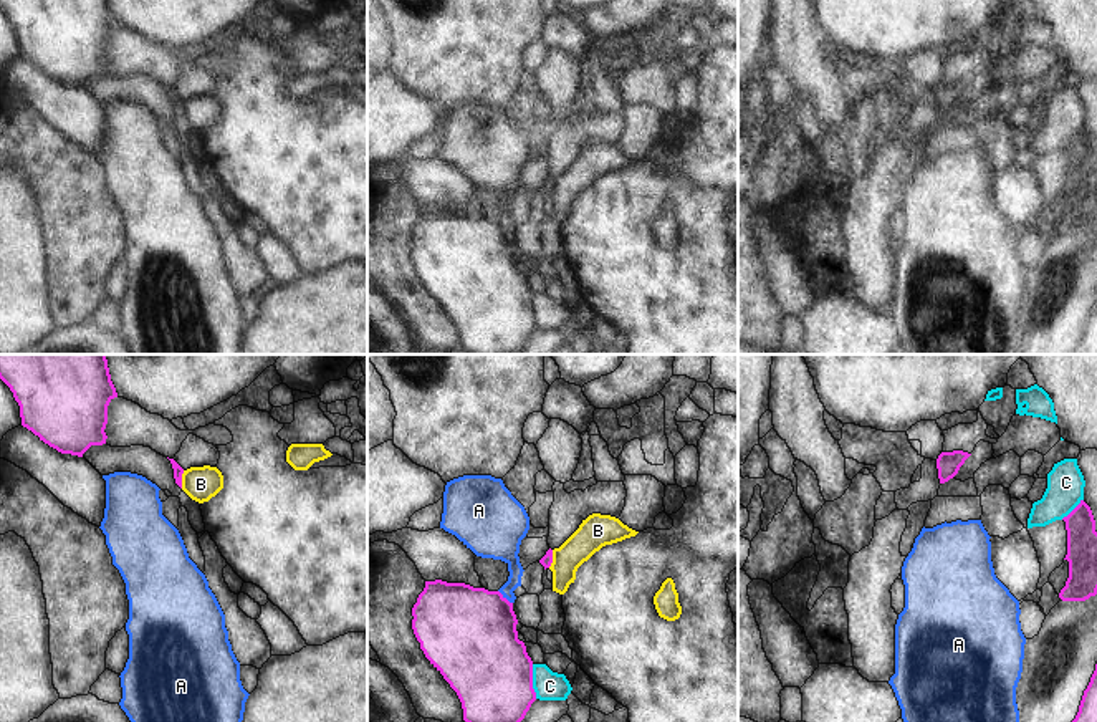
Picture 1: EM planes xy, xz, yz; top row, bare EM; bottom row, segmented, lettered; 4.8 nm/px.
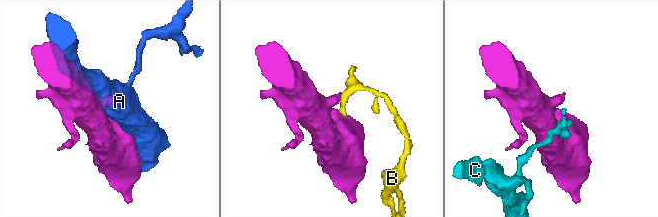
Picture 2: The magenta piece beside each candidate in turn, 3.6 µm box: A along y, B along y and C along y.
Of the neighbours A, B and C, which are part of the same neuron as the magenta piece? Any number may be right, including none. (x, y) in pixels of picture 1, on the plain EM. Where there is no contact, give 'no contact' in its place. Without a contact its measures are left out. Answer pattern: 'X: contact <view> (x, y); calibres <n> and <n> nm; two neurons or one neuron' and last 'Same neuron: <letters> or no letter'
A: contact xz (505, 227); calibres 460 and 140 nm; two neurons
B: contact xy (181, 108); calibres 50 and 170 nm; two neurons
C: contact xz (531, 310); calibres 400 and 140 nm; two neurons
Same neuron: no letter

